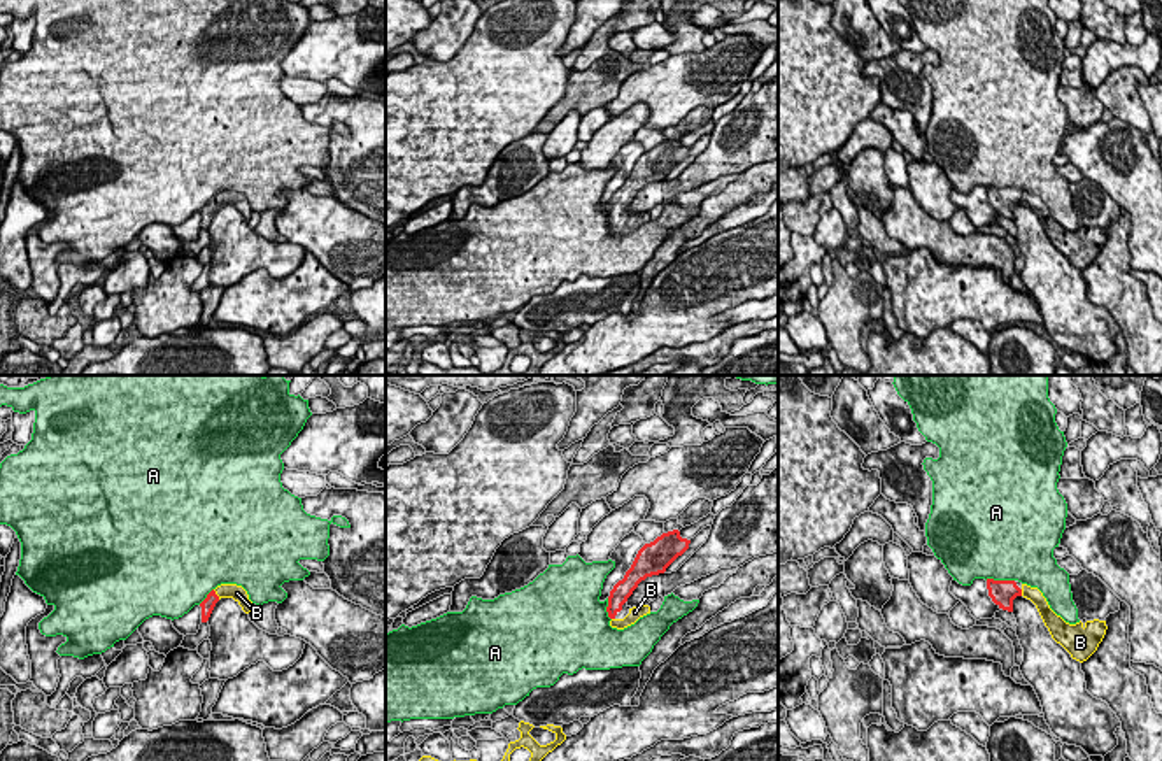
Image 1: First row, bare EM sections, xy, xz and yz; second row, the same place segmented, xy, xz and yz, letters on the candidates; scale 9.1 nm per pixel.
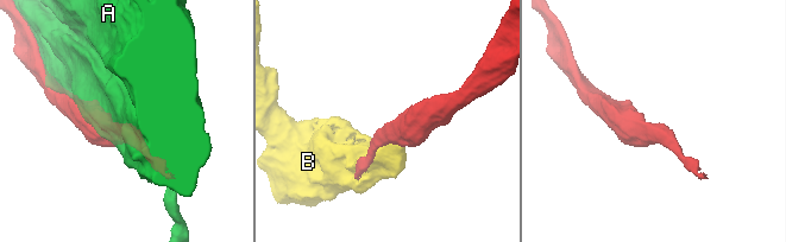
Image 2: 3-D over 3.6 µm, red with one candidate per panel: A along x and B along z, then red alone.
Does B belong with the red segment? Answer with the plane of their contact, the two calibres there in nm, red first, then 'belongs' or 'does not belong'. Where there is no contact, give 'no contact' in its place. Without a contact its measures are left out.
contact in xy; calibres 130 and 140 nm; belongs

